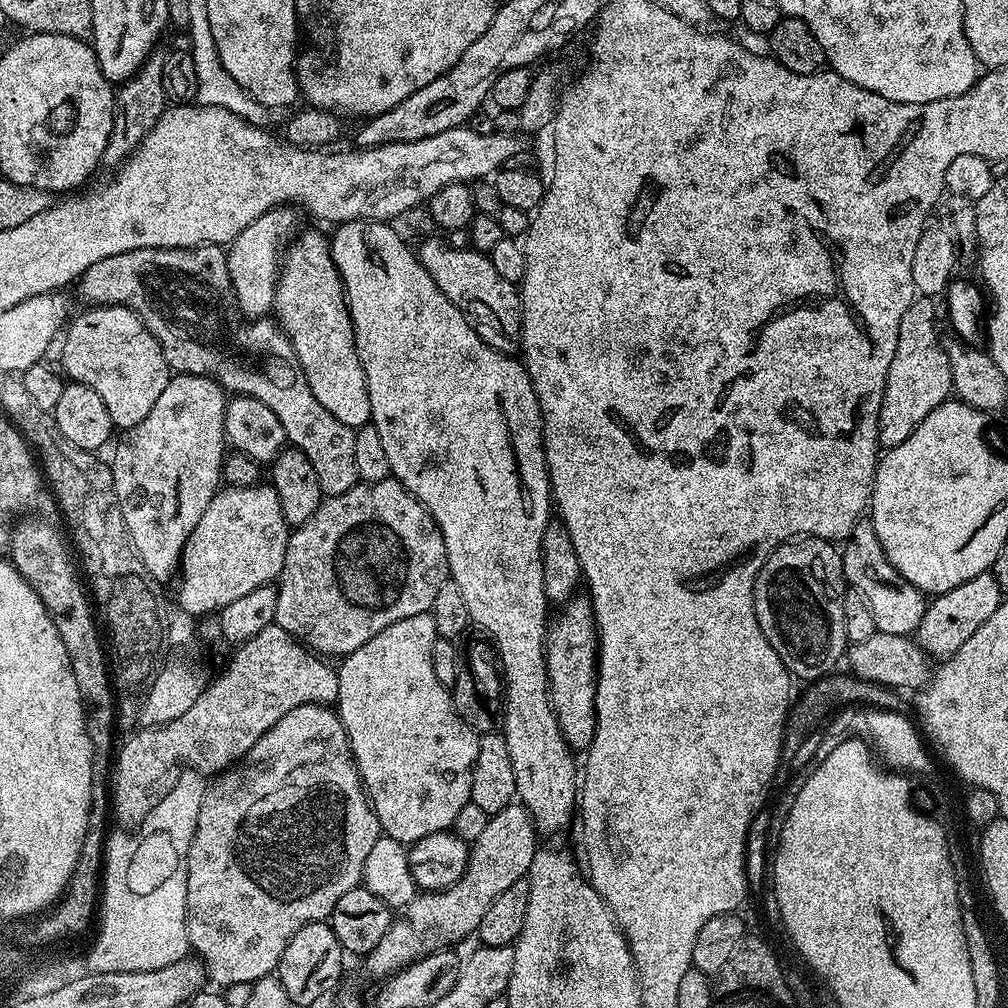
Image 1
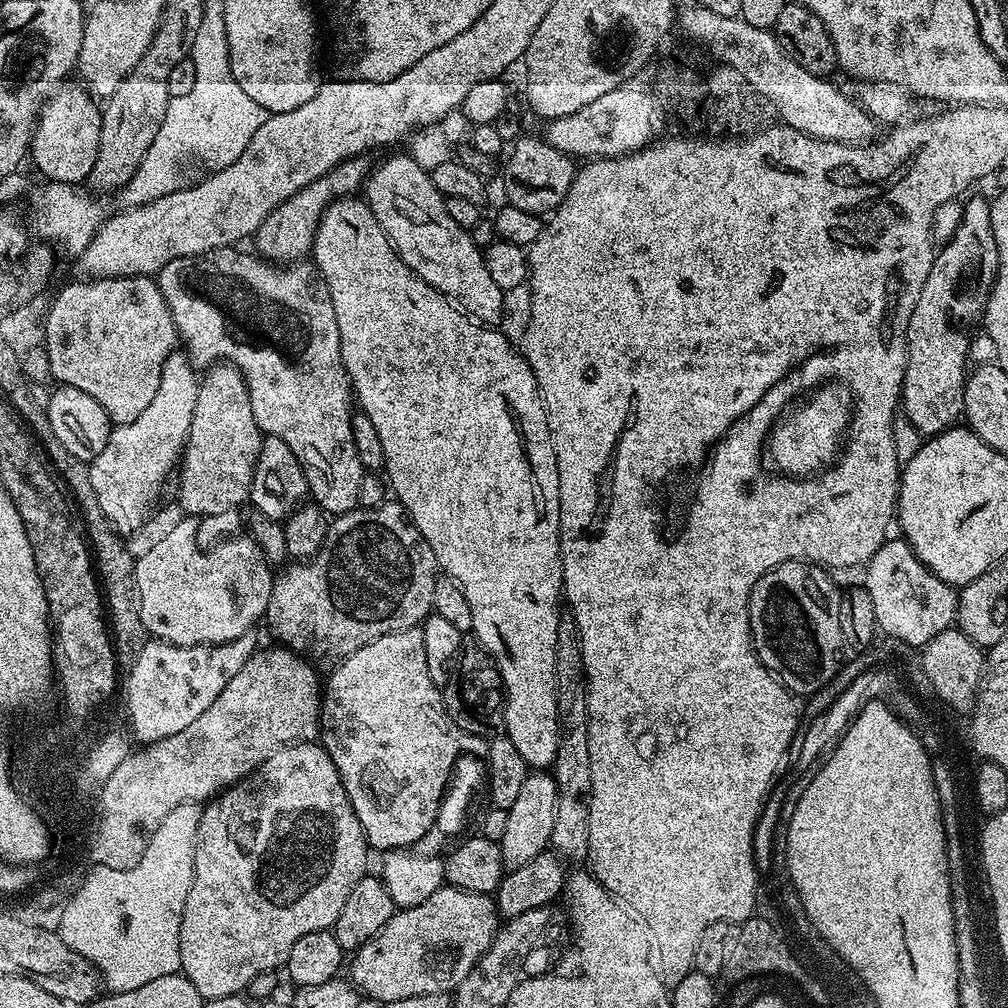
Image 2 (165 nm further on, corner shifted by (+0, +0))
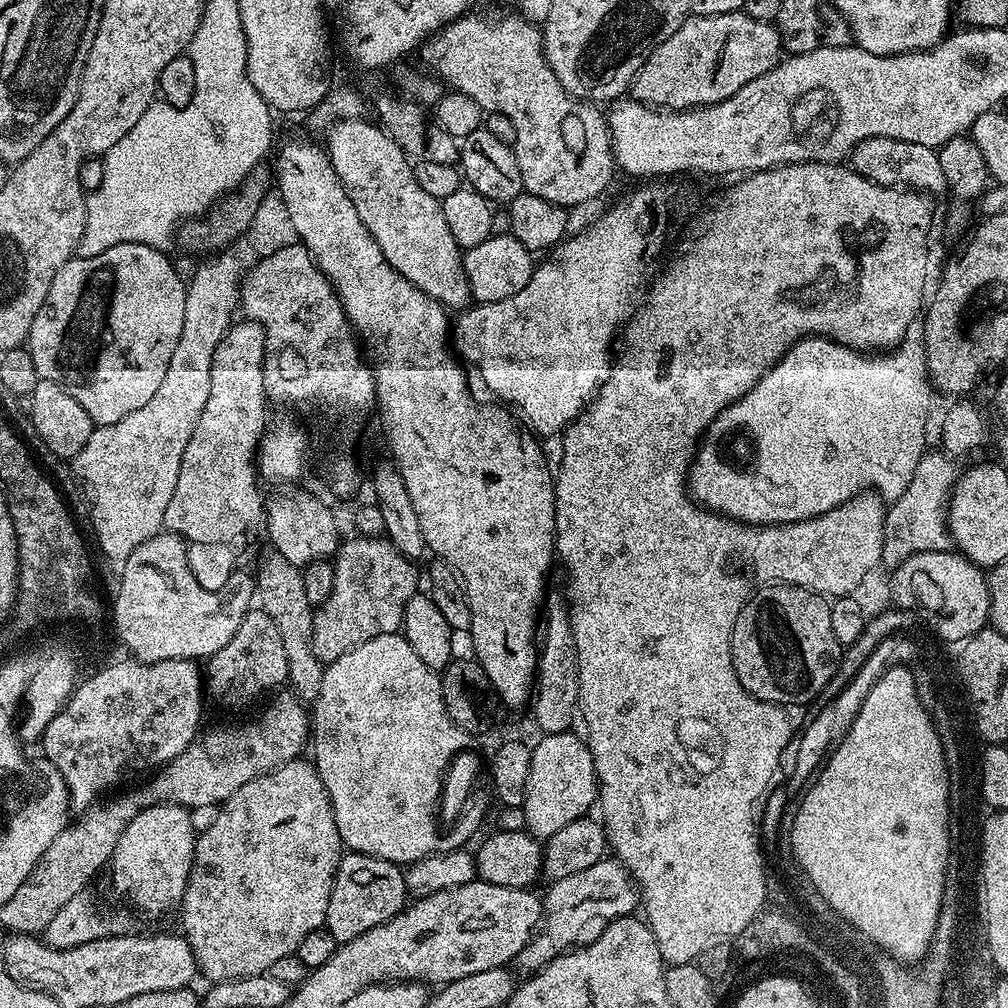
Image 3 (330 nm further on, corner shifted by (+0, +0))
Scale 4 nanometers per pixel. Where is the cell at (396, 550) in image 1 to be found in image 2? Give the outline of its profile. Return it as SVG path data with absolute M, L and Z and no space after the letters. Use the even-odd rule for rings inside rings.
M385 502L377 508L357 506L335 517L318 552L306 561L288 565L281 576L279 573L273 579L266 625L283 647L291 648L316 666L335 666L374 638L423 624L432 612L434 582L438 575L434 550L398 502Z

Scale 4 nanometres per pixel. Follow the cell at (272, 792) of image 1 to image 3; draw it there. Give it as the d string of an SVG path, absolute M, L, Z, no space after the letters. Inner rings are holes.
M304 758L292 760L289 764L283 764L281 768L273 768L271 772L265 772L257 780L246 782L246 786L242 786L219 805L219 809L218 818L214 818L210 830L197 835L196 858L192 862L192 873L184 891L184 899L178 905L180 920L184 923L182 935L194 954L199 975L205 976L208 982L263 976L268 973L270 966L274 966L277 958L286 958L296 953L306 934L325 927L326 910L330 906L330 890L334 886L334 878L342 855L338 826L334 822L334 812L330 798L326 794L326 786L322 786L322 778L316 772L315 763L308 761L307 764Z

